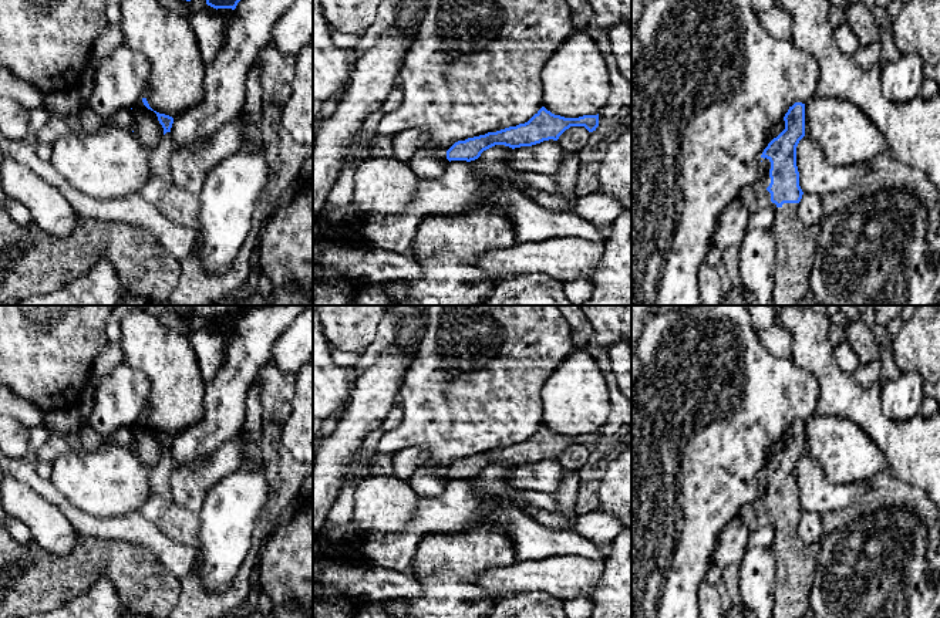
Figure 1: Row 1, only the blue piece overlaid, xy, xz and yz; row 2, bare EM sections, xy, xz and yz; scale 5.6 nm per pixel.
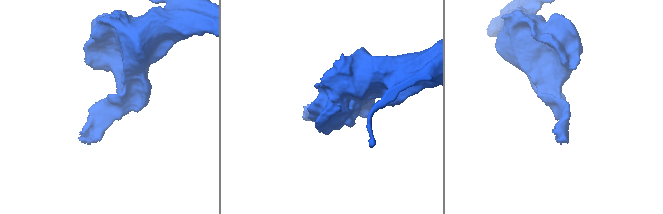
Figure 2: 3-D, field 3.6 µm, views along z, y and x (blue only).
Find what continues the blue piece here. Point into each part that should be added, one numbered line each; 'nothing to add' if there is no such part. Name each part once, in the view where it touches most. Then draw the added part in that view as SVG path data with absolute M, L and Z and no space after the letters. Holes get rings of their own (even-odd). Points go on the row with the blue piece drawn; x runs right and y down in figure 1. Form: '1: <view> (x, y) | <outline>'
1: yz (795, 243) | M759 158L759 168L764 176L747 185L739 197L749 213L764 209L774 212L774 223L769 227L776 251L772 300L774 305L795 305L809 291L822 222L805 224L798 216L799 203L784 203L781 207L772 203L767 190L771 183L769 159Z

